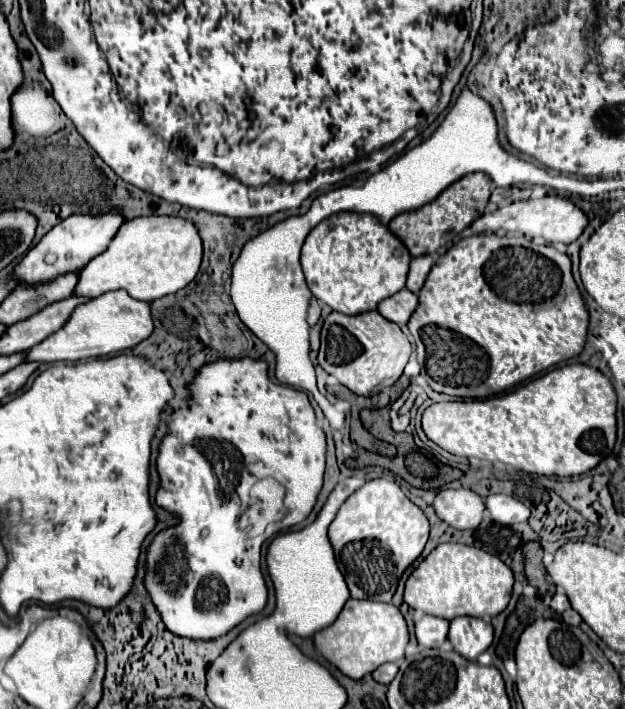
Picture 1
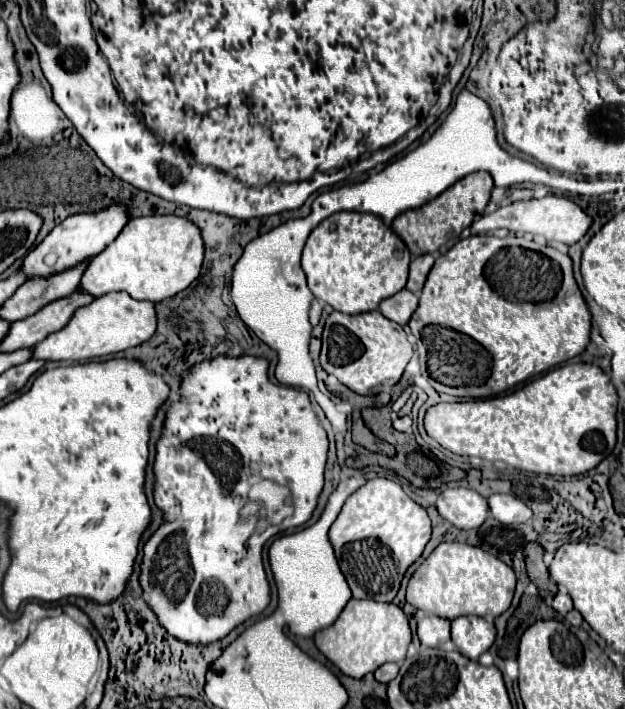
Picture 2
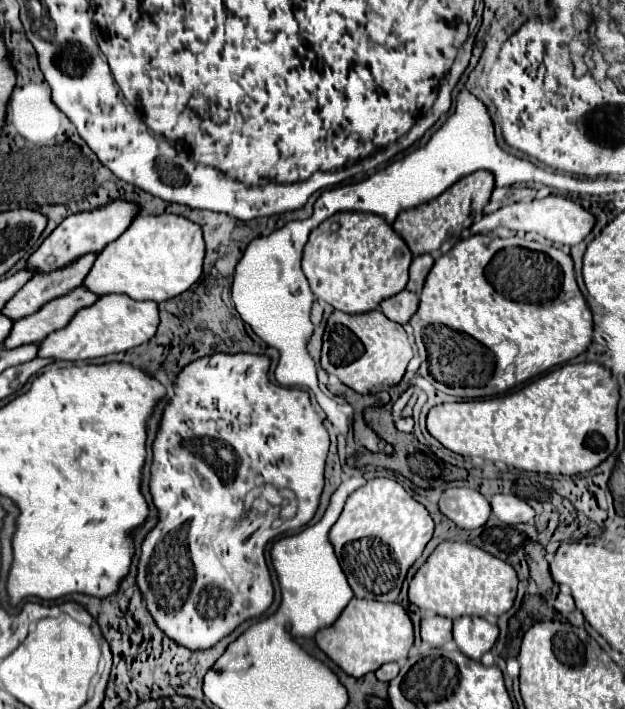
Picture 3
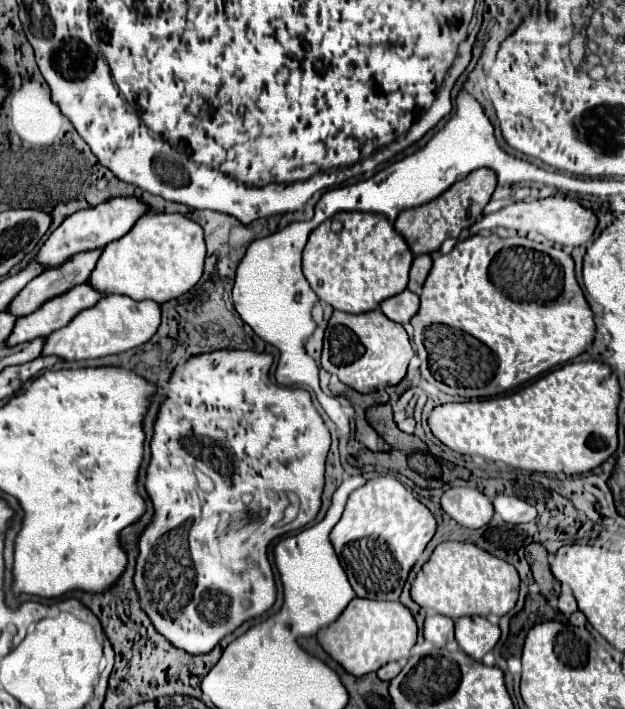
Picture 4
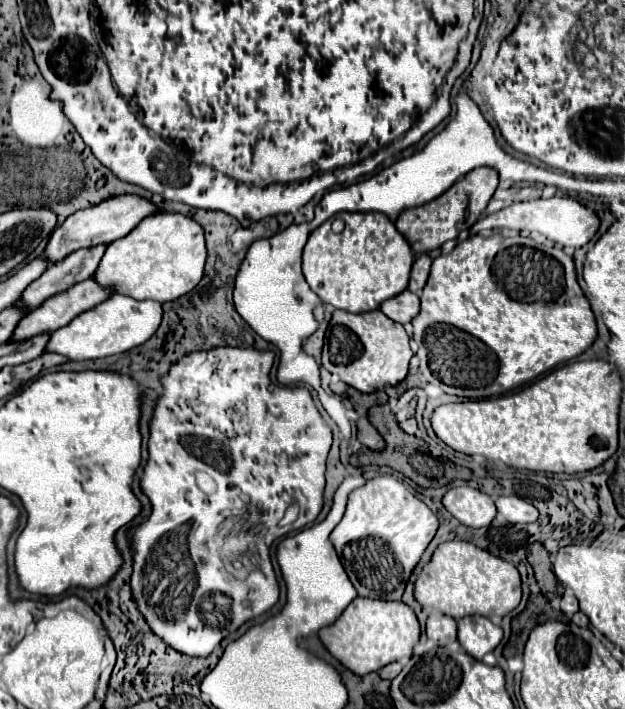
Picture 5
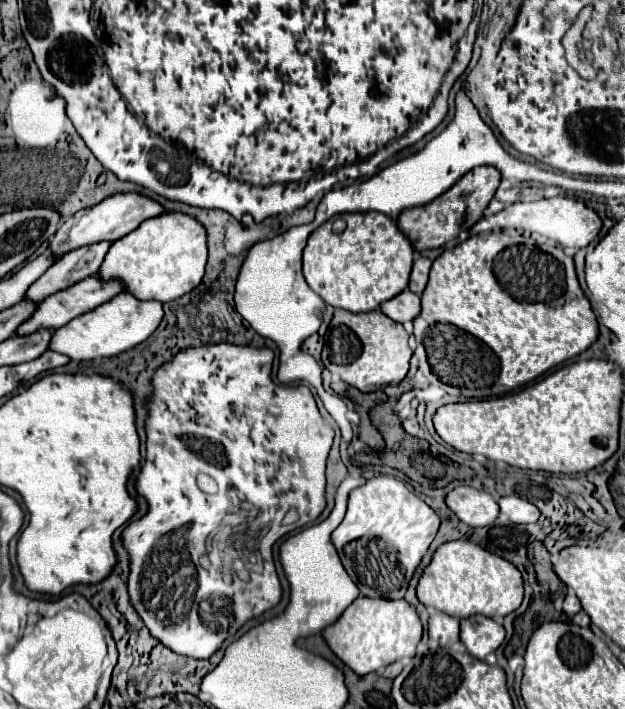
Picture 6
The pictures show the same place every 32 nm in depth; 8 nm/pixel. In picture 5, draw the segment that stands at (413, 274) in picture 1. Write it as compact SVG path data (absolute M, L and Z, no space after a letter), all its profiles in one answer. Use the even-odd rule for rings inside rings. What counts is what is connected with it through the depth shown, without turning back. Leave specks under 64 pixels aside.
M420 254L420 256L414 260L408 290L412 290L414 294L420 294L420 292L422 292L422 288L426 286L428 274L430 274L430 266L432 266L432 260L430 260L426 254Z

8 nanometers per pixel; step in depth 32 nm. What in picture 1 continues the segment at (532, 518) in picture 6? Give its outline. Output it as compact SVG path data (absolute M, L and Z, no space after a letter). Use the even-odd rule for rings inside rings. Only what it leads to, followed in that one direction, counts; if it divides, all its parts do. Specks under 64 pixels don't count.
M492 494L486 498L488 514L500 522L500 524L516 524L516 522L528 522L530 508L522 504L518 498L508 494Z

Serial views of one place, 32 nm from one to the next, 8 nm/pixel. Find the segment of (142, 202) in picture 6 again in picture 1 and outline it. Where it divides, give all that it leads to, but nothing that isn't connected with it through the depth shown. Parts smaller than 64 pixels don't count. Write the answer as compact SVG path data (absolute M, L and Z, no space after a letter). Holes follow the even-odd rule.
M106 212L106 214L98 214L98 216L90 216L90 214L68 216L66 220L56 224L38 242L38 246L34 246L20 260L20 264L14 270L14 276L18 276L24 284L36 284L36 282L50 282L56 276L66 274L66 272L82 270L94 256L102 254L108 248L108 244L112 242L112 238L116 236L116 232L120 230L120 226L124 222L126 222L126 218L116 212Z

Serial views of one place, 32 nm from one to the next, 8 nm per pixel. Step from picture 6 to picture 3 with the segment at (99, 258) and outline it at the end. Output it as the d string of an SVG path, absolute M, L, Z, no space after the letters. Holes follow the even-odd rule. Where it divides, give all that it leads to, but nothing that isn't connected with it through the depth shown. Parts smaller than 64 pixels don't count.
M88 254L80 256L76 264L70 264L68 268L60 268L56 272L46 272L46 274L36 274L32 280L20 288L14 298L4 306L2 314L6 314L12 320L20 320L24 316L34 314L38 308L42 308L48 300L54 300L58 296L68 294L76 286L80 286L90 272L94 260L98 254Z

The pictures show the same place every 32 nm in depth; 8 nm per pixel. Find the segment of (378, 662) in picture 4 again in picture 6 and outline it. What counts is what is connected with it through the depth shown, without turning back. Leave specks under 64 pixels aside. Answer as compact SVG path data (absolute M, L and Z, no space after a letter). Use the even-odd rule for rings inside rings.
M358 596L338 618L336 624L328 626L322 636L326 638L332 652L350 666L358 676L370 672L382 672L388 664L400 658L414 658L416 646L422 640L422 622L414 606L406 600L380 600Z

